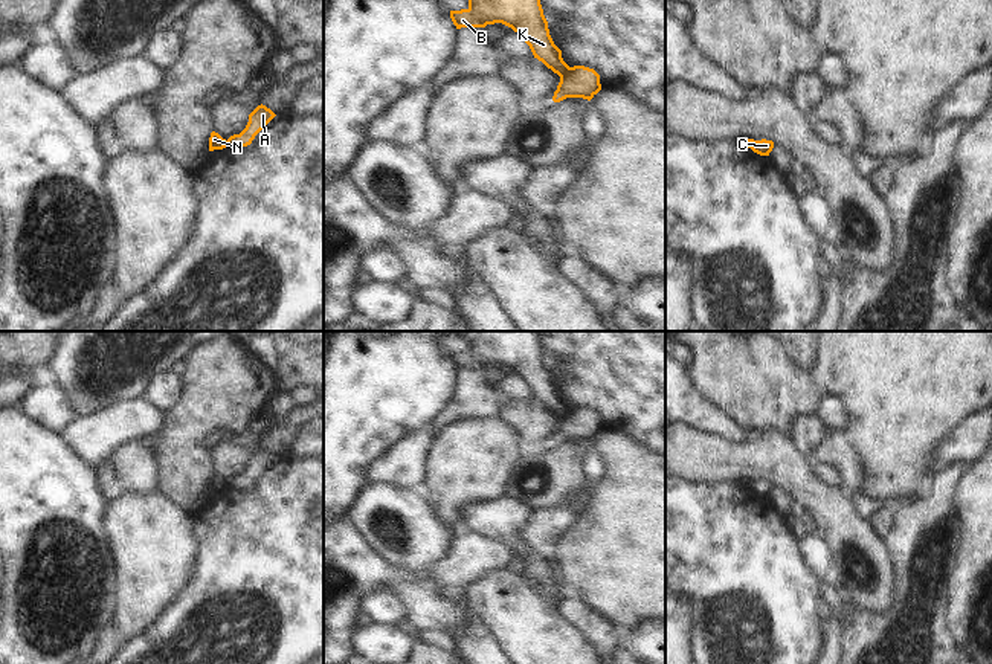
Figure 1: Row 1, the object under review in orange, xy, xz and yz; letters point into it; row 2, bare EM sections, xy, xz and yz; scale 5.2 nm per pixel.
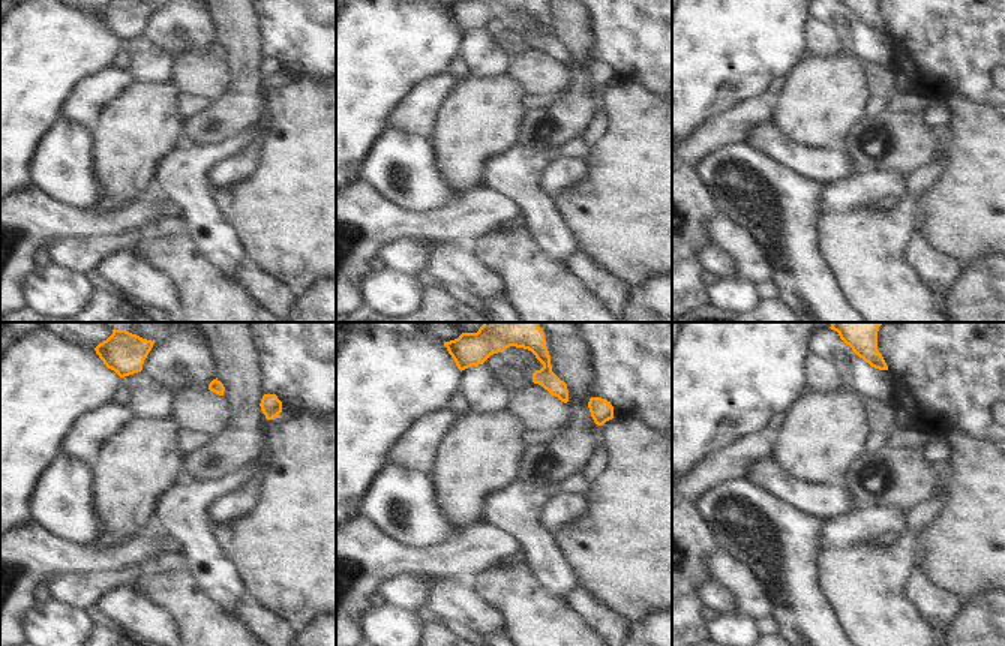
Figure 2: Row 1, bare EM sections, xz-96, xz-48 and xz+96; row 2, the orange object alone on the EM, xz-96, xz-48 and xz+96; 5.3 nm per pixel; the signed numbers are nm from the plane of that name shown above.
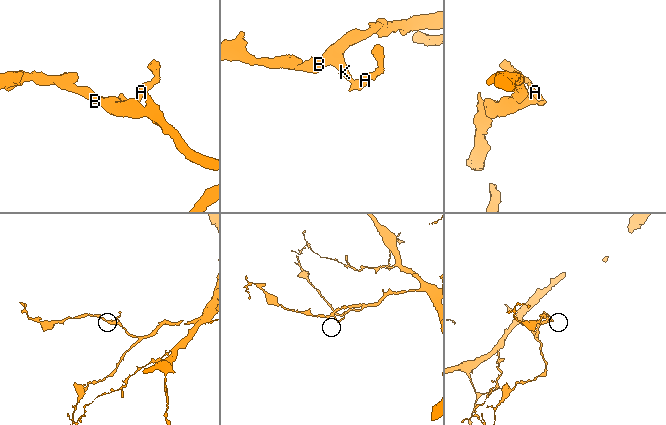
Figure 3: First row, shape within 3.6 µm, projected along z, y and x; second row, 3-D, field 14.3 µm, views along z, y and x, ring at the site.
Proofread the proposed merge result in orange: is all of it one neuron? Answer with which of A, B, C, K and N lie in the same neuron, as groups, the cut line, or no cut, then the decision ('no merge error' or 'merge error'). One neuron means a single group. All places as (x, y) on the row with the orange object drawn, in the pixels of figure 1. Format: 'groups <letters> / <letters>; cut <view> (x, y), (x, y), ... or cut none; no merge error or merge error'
groups A C / B K N; cut xz (570, 67), (560, 78); merge error

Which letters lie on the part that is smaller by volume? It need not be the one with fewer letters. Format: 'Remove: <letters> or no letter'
Remove: A, C

